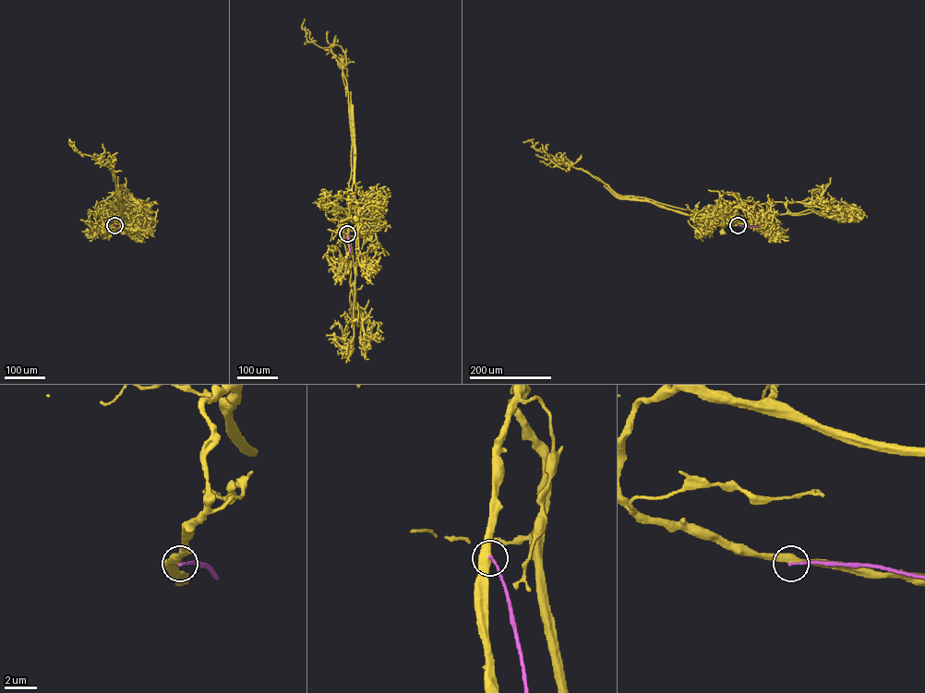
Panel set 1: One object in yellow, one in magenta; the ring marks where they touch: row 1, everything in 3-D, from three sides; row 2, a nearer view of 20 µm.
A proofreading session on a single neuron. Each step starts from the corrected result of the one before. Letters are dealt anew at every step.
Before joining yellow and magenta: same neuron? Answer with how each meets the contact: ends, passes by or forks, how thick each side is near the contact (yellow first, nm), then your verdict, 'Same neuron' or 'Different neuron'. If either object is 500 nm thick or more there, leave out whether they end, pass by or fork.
At the ring yellow passes by. At the ring magenta ends. Thickness 480 nm (yellow) against 150 nm. Different neuron

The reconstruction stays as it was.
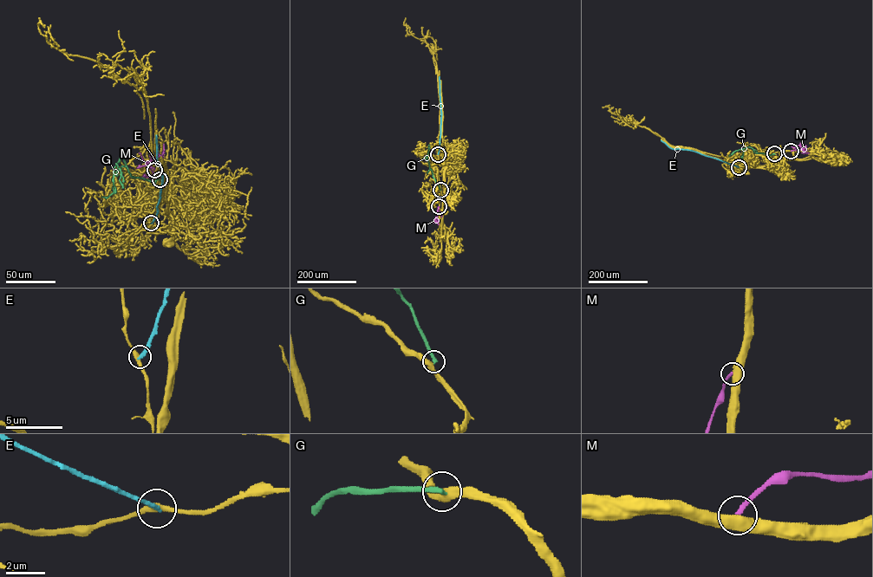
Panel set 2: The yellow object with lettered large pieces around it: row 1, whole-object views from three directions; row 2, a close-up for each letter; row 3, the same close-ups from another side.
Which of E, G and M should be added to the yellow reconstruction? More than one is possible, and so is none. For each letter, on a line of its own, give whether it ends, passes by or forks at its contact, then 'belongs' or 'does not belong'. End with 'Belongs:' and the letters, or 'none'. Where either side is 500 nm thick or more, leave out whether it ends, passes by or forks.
E: it ends there; does not belong
G: it ends there; does not belong
M: does not belong
Belongs: none

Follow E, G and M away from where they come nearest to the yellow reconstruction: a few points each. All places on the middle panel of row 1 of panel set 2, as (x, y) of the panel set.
E: (438, 154), (441, 116), (439, 76)
G: (440, 190), (427, 158), (429, 145)
M: (439, 206), (437, 222), (436, 217)

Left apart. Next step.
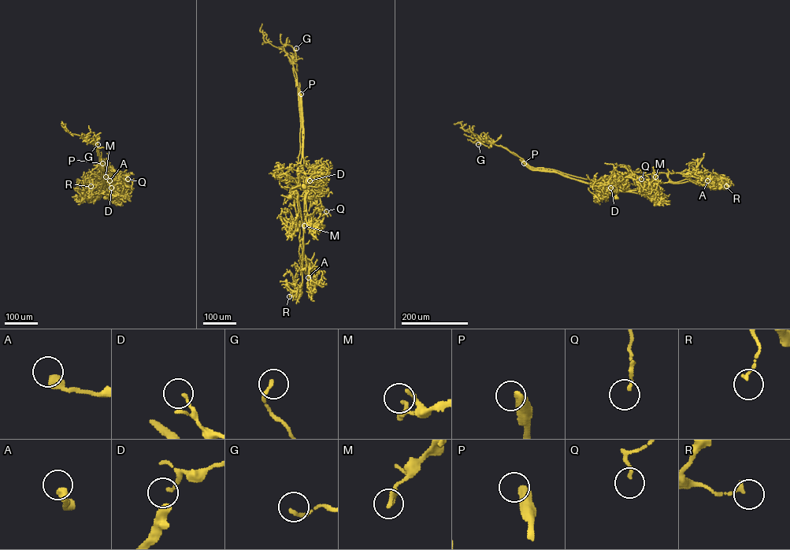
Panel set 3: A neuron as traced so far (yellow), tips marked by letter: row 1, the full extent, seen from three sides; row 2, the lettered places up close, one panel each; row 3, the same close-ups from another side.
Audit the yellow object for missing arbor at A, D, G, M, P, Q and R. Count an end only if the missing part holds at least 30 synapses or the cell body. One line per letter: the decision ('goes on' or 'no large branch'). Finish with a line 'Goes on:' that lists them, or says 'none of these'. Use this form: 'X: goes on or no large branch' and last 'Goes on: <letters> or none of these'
A: no large branch
D: no large branch
G: no large branch
M: no large branch
P: no large branch
Q: no large branch
R: no large branch
Goes on: none of these

